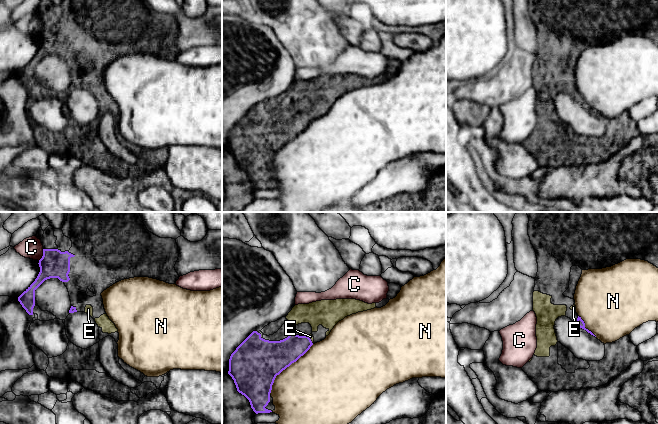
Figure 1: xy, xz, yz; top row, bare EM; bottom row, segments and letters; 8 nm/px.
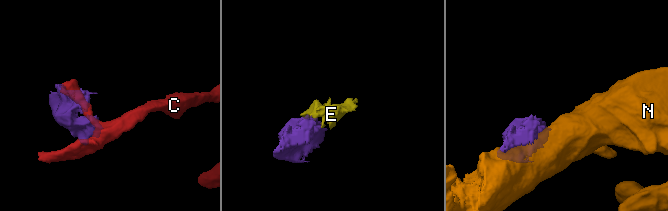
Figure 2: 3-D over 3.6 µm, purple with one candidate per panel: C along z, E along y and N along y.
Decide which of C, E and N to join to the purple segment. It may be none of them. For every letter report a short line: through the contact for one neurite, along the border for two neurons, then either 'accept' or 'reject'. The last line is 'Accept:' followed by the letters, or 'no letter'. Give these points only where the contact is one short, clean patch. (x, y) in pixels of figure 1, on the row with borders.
C: line xy (43, 249), (43, 255), (38, 260); reject
E: accept
N: reject
Accept: E

